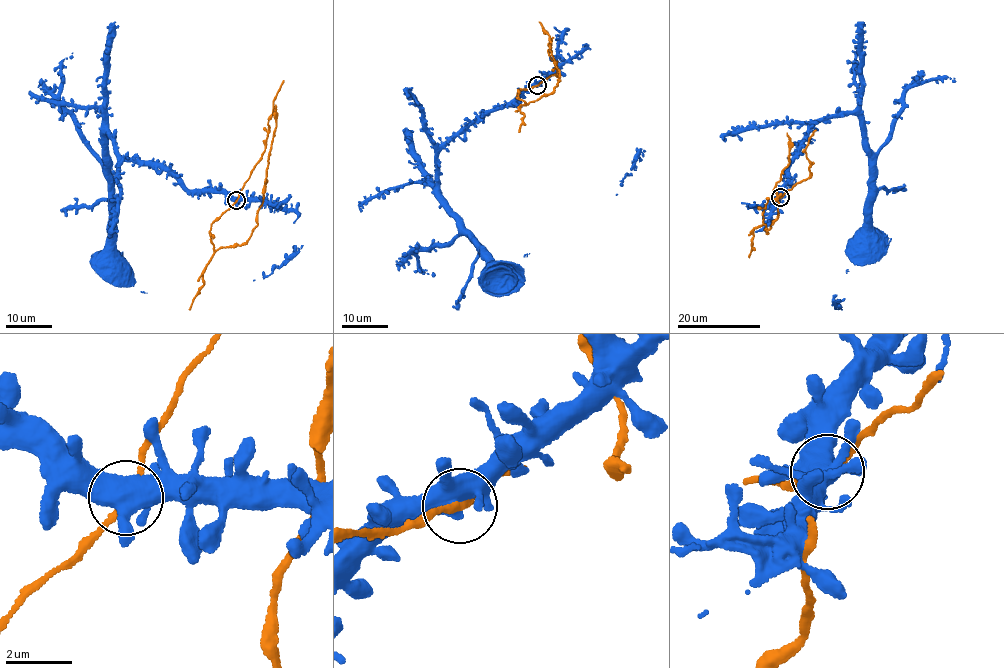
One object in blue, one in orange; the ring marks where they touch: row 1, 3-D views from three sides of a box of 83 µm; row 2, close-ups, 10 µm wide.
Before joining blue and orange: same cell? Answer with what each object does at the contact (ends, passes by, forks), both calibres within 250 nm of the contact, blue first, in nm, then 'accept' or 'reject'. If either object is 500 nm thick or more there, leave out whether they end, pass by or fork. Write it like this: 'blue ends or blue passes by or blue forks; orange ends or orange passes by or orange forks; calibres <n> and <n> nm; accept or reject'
blue forks; orange passes by; calibres 420 and 180 nm; accept

